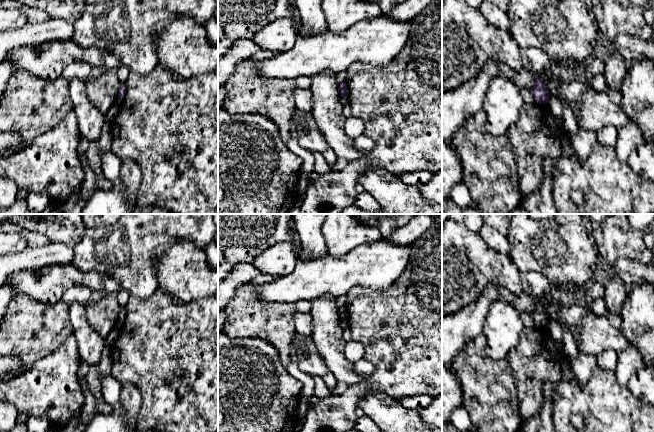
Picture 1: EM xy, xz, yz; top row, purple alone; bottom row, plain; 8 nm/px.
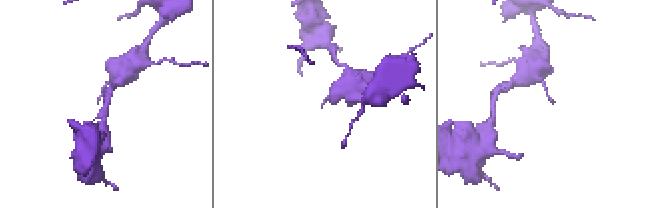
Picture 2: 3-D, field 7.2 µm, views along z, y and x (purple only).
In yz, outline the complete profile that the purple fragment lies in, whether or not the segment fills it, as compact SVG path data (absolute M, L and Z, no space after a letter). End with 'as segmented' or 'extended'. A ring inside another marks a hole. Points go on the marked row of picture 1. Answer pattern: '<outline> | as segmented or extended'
M538 76L535 79L531 93L534 96L536 102L539 104L547 103L550 98L549 90L546 86L545 81Z | as segmented

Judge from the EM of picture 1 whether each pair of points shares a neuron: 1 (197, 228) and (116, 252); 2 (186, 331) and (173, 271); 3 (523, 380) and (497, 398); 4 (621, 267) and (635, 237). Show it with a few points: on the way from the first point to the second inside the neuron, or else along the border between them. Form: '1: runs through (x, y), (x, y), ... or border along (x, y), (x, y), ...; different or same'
1: runs through (177, 228), (147, 228), (136, 239); same
2: border along (158, 289), (184, 302), (202, 298); different
3: border along (508, 363), (515, 384), (519, 408); different
4: border along (643, 263), (618, 258), (608, 266); different

